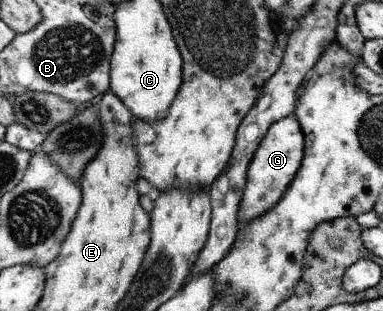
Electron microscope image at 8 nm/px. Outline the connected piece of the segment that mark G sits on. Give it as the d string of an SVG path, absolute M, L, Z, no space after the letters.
M292 113L272 127L269 127L268 133L264 139L261 139L260 147L256 155L249 163L248 183L245 185L243 199L241 199L240 211L237 213L241 224L251 221L251 217L259 218L265 215L273 205L277 205L287 191L289 183L297 175L301 161L303 161L303 149L305 149L305 137L301 131L301 125L297 121L296 115Z

